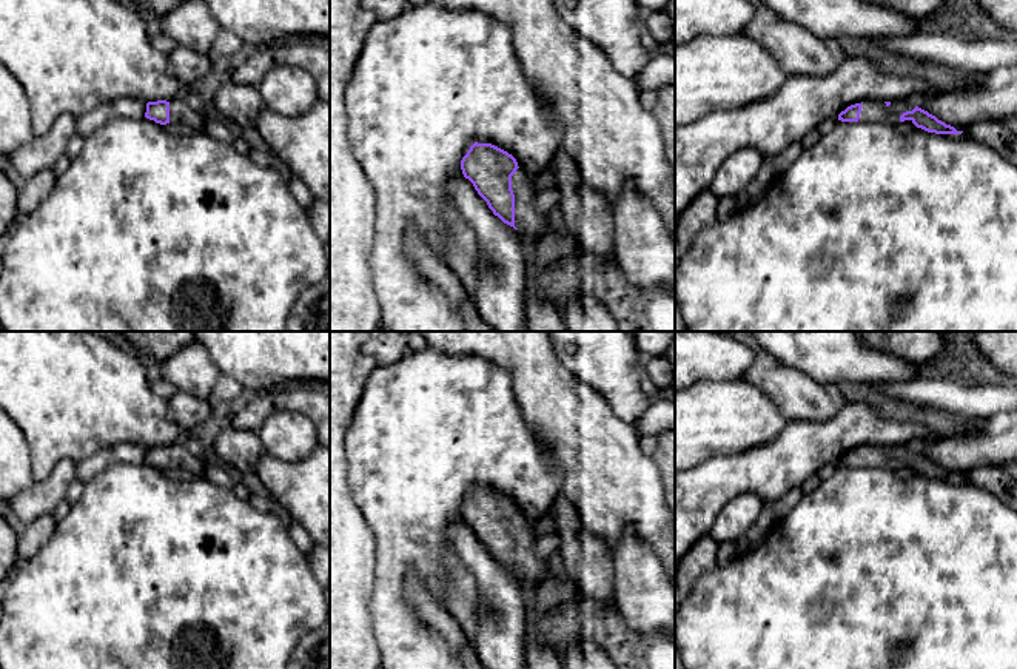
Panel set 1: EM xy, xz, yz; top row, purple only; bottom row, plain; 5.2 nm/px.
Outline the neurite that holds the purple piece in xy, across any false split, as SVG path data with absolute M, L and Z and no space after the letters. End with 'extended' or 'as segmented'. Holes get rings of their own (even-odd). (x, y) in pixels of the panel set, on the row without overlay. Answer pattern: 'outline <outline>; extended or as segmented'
outline M174 442L170 447L148 447L145 462L160 470L183 470L196 476L202 476L206 466L205 459L193 455L186 447L179 442Z; extended

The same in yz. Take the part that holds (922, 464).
outline M868 445L848 452L838 459L841 467L878 467L897 470L911 466L917 473L935 479L962 479L954 472L946 470L935 461L918 453L915 445Z; extended

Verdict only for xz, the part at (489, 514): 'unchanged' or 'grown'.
grown

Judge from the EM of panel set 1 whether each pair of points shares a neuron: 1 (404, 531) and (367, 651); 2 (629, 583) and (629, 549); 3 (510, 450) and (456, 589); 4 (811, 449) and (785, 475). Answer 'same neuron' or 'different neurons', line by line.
1: different neurons
2: same neuron
3: different neurons
4: same neuron

